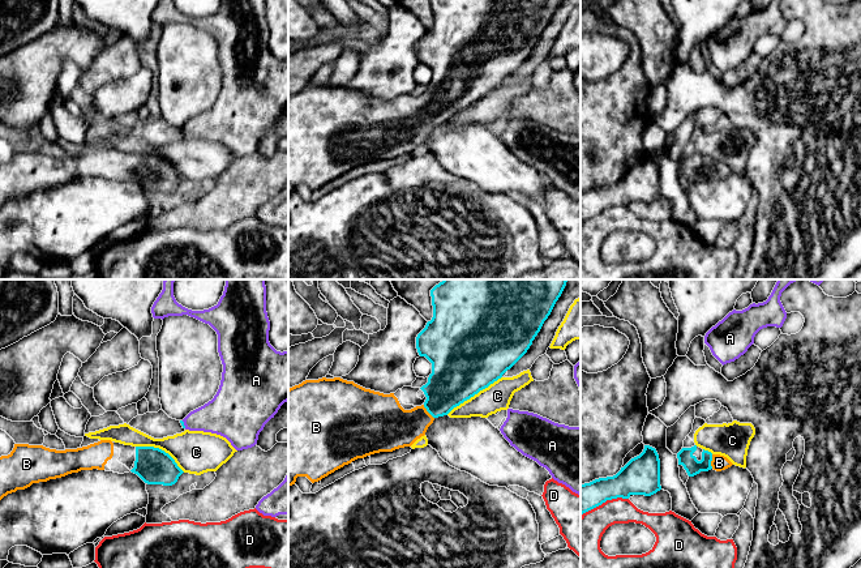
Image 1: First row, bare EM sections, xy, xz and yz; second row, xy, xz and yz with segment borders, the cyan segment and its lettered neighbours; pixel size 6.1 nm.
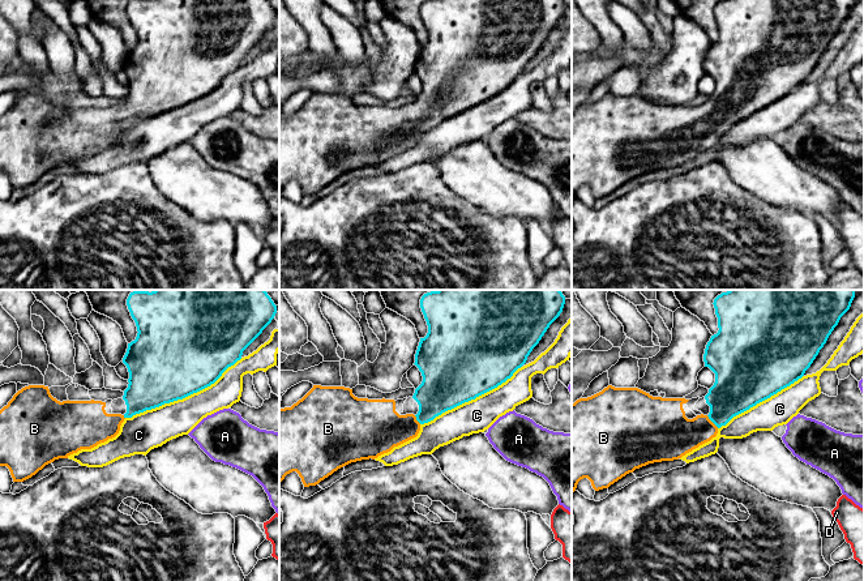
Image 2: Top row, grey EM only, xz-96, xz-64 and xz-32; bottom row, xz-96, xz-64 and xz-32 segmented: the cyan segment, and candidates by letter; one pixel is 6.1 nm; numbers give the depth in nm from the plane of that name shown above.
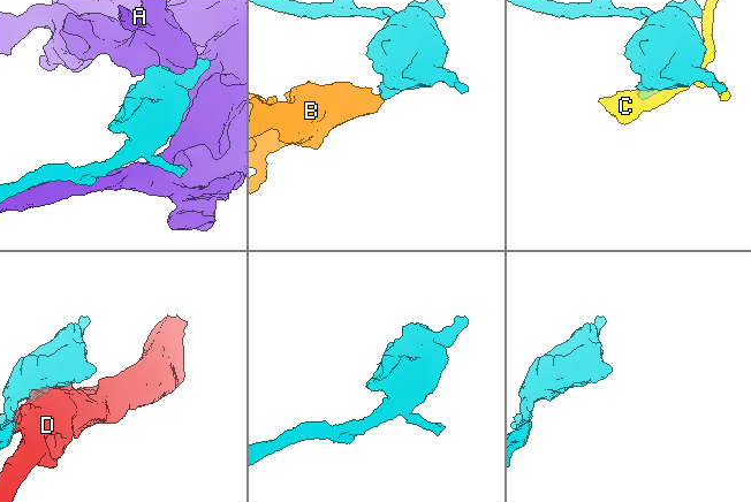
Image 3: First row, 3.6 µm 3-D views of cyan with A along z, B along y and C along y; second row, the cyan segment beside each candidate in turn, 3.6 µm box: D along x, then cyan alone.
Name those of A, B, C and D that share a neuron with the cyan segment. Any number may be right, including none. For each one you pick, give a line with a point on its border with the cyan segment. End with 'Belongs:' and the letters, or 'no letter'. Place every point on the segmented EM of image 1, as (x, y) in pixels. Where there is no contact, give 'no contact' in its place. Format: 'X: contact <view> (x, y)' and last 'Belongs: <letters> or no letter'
B: contact yz (711, 460)
Belongs: B

